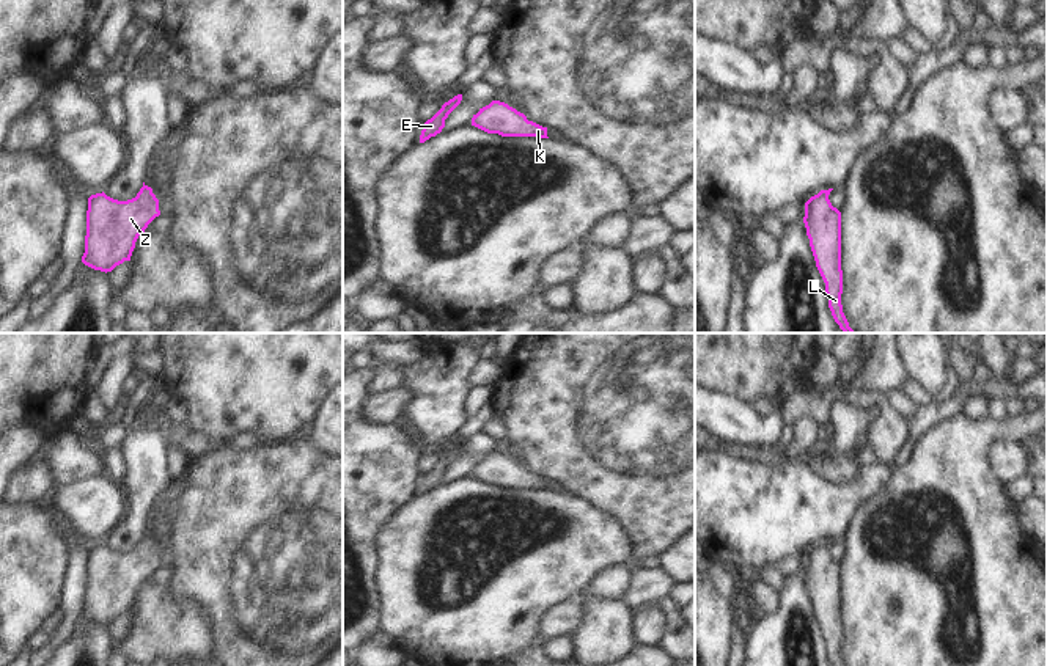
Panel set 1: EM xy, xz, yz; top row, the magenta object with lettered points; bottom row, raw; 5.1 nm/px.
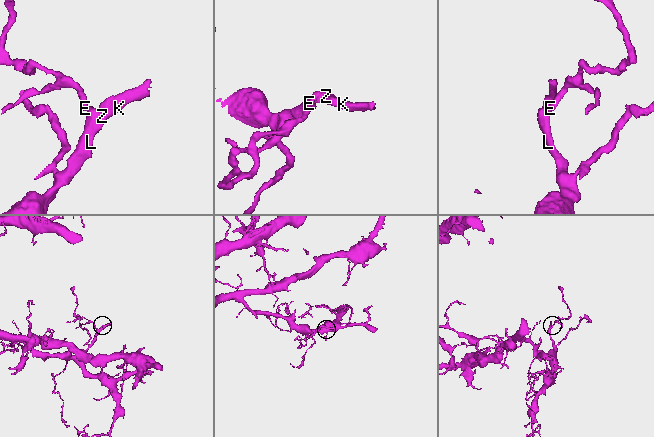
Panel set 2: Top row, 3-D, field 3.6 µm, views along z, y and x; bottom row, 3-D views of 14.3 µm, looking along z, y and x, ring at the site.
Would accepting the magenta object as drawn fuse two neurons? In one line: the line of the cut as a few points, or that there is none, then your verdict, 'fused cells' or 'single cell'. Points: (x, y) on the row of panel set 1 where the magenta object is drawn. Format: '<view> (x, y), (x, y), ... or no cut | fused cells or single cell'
no cut | single cell

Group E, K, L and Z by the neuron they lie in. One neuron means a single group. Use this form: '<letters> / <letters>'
E K L Z

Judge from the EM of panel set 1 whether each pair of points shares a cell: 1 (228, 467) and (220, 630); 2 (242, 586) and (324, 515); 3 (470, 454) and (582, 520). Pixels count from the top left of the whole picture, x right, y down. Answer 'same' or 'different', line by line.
1: same
2: same
3: different

